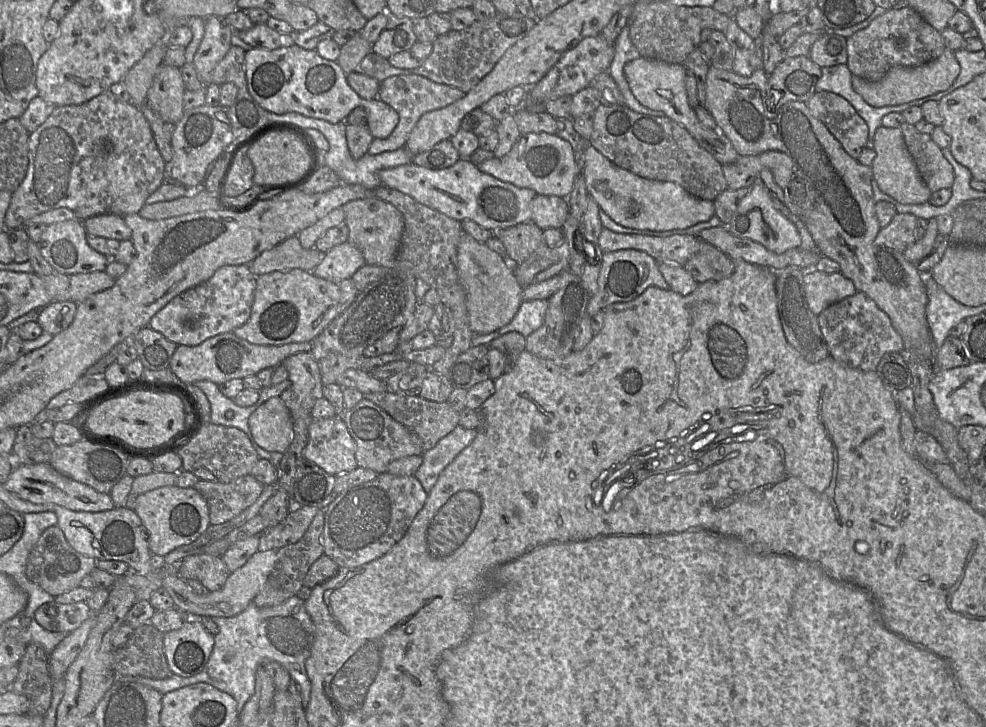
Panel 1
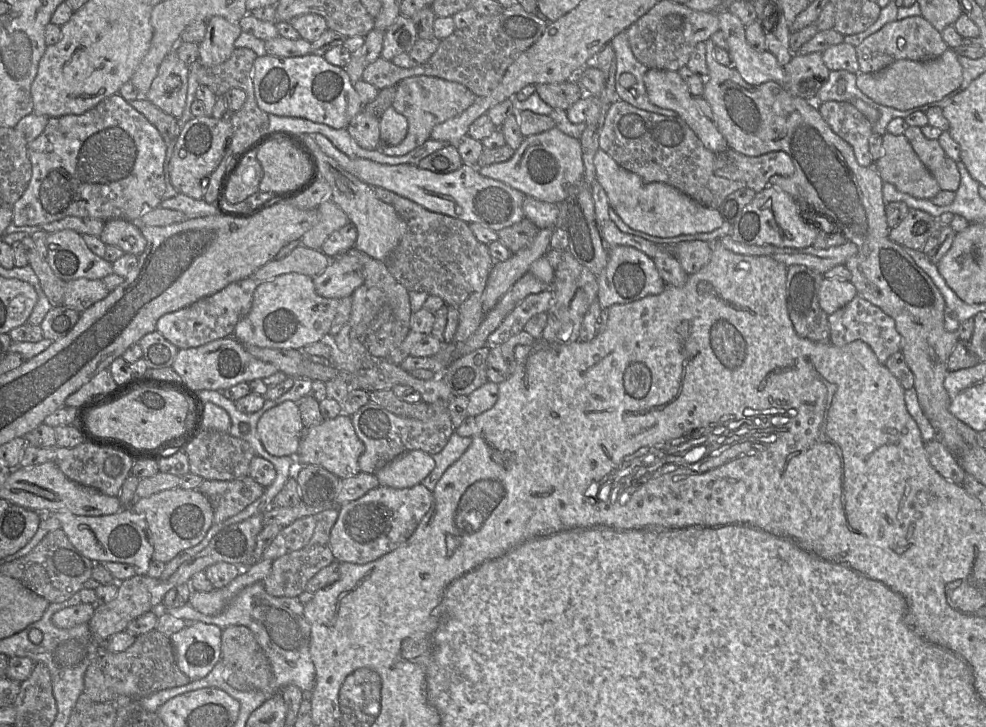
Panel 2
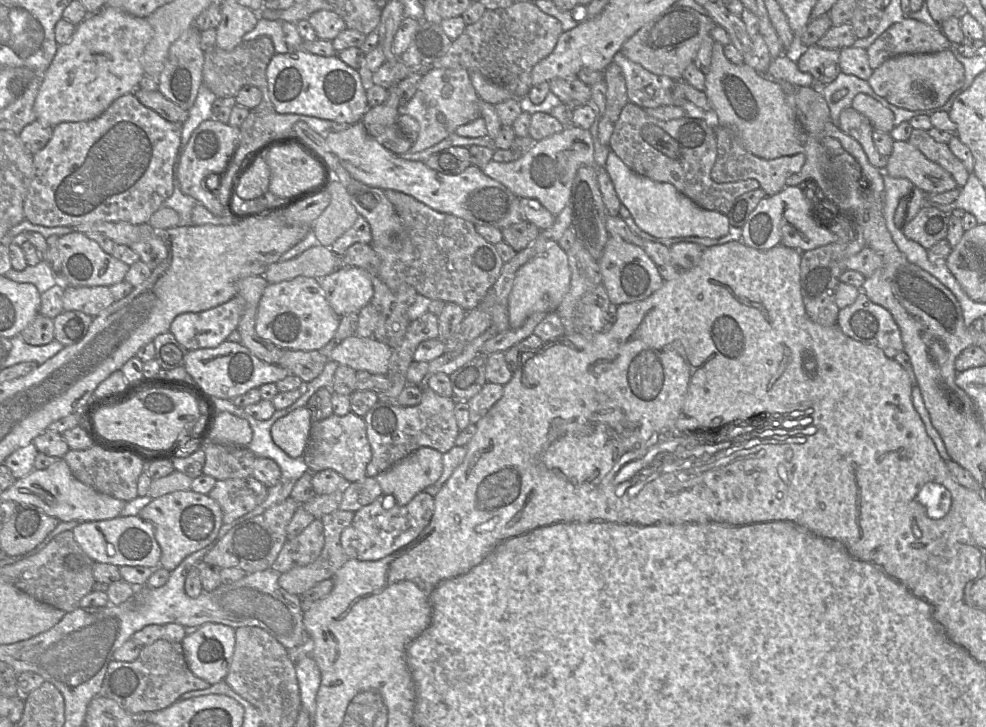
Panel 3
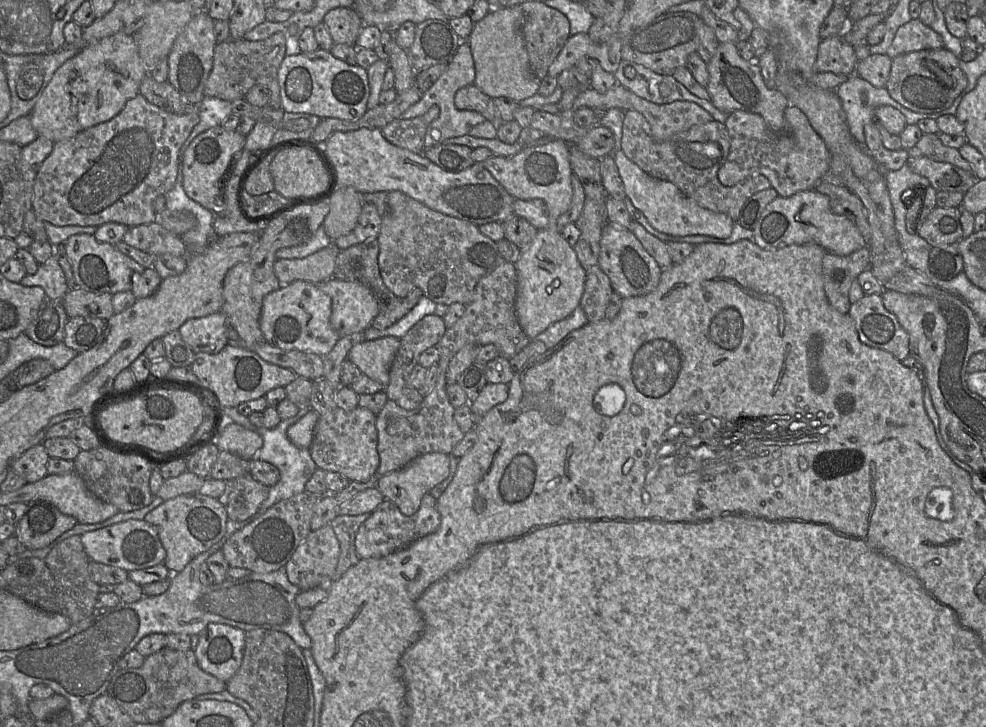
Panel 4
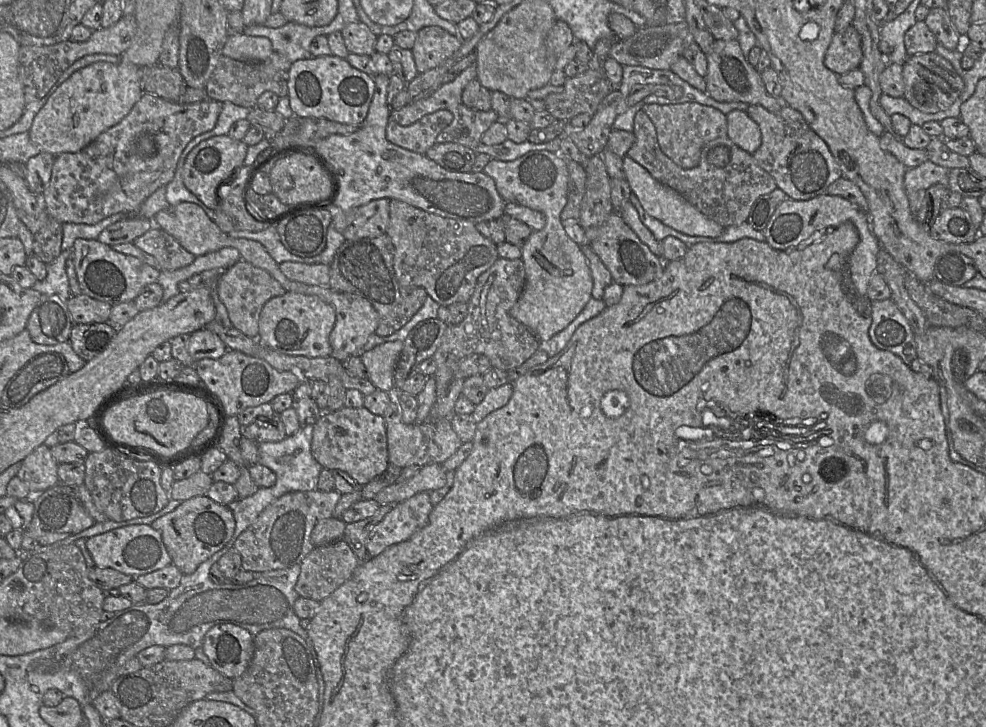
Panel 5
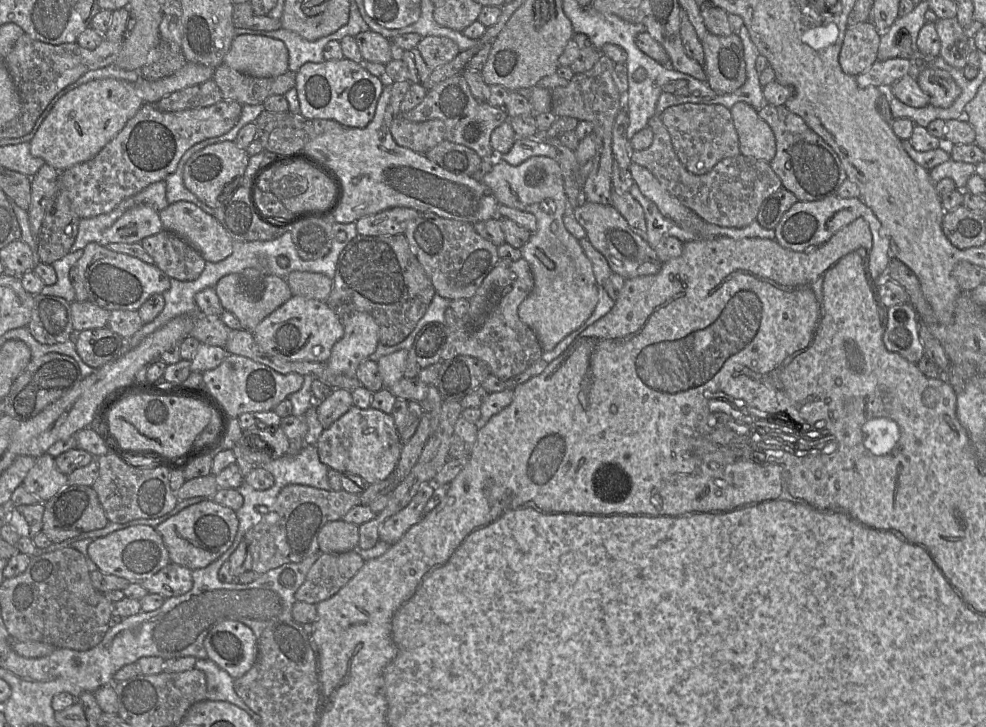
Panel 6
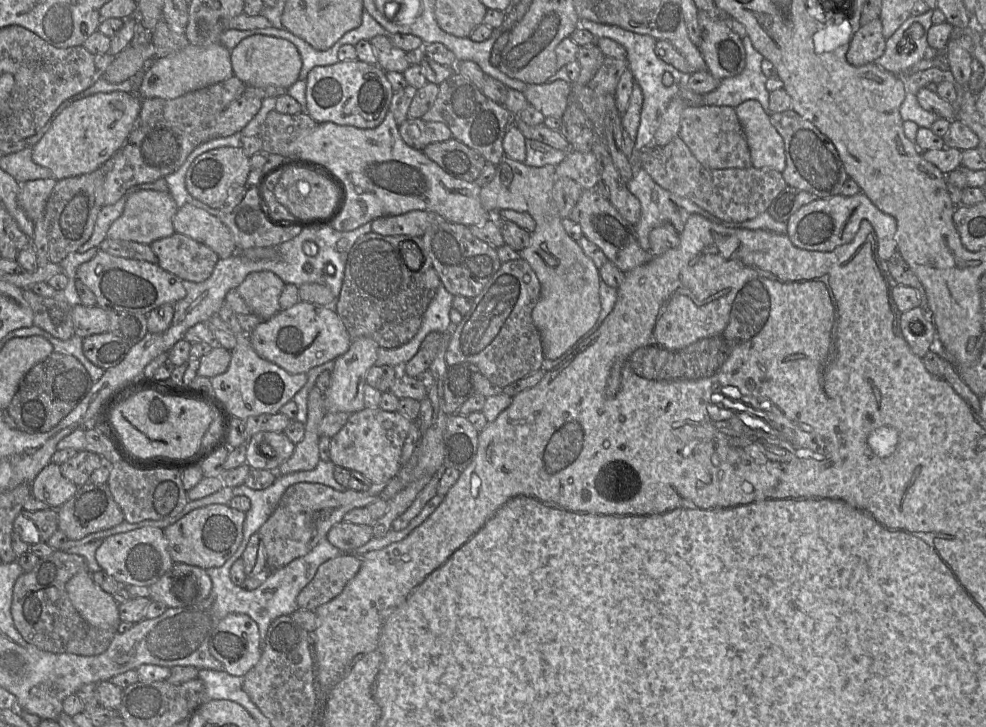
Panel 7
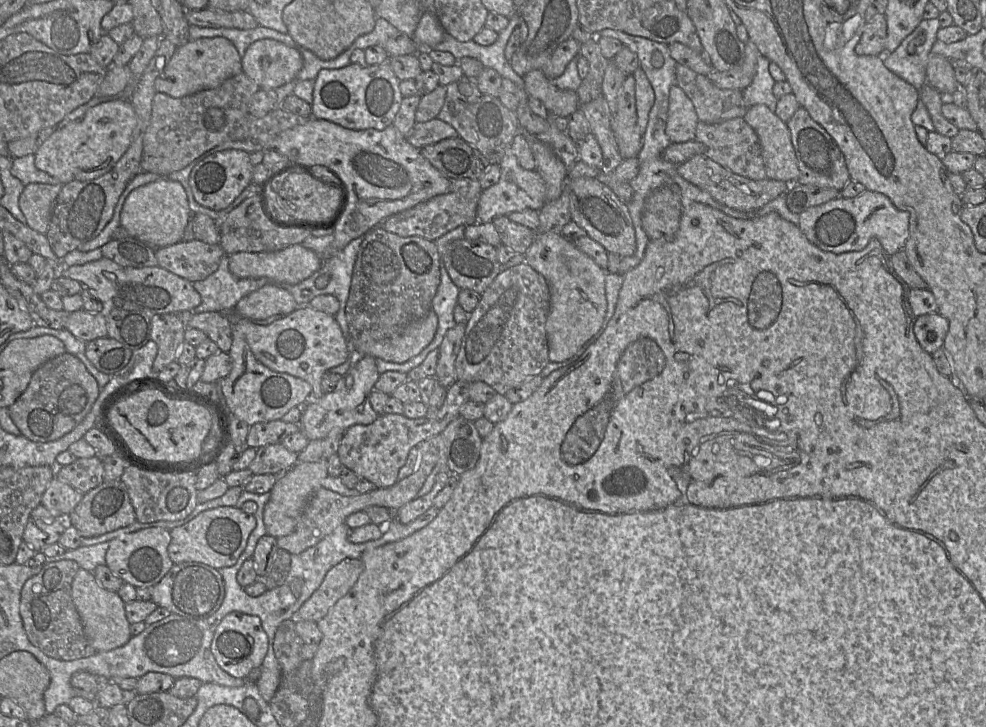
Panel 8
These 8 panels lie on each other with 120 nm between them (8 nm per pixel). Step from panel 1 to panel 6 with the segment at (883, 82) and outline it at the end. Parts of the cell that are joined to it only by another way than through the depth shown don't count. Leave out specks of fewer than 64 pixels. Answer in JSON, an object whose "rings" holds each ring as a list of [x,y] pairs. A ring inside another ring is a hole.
{"rings":[[[923,68],[916,77],[920,88],[929,96],[929,104],[947,108],[961,94],[961,88],[946,70]]]}

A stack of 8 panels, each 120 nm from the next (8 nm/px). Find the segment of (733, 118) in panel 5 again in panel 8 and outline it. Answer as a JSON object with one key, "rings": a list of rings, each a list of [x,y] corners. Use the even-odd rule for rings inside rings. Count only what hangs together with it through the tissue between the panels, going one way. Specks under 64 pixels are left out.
{"rings":[[[764,104],[750,106],[743,119],[759,138],[767,178],[797,184],[800,172],[786,123]]]}

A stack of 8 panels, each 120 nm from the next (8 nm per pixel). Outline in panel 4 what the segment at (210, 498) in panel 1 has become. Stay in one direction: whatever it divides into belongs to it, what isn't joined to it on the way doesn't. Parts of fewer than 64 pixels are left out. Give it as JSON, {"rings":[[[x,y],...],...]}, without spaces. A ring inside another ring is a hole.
{"rings":[[[245,474],[226,482],[223,494],[218,498],[227,517],[232,521],[245,521],[254,515],[269,494],[269,487]]]}

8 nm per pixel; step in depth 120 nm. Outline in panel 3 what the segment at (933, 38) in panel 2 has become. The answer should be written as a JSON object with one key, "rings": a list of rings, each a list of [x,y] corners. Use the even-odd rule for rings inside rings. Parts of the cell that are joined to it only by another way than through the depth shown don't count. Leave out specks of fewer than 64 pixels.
{"rings":[[[904,18],[894,23],[884,31],[867,49],[869,65],[872,69],[878,68],[885,61],[903,54],[931,54],[952,47],[952,44],[943,34],[941,28],[933,28],[928,24],[912,18]]]}

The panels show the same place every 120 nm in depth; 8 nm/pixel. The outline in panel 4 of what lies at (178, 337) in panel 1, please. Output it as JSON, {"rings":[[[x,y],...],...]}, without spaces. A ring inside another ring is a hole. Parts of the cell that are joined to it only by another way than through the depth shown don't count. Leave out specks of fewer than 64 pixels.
{"rings":[[[221,311],[188,319],[178,332],[194,353],[216,354],[228,344],[228,322]]]}

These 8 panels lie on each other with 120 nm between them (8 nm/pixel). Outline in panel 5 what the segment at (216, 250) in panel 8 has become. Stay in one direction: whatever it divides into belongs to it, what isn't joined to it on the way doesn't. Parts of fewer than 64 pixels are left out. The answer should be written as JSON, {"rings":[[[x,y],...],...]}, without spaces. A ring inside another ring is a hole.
{"rings":[[[157,226],[136,238],[133,244],[152,255],[157,260],[160,271],[184,268],[193,263],[196,258],[173,236]]]}

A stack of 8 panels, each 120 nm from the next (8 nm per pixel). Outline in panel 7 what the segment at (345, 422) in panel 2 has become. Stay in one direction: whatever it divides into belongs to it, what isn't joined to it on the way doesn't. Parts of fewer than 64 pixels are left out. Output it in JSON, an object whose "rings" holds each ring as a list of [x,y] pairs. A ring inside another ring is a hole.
{"rings":[[[368,408],[351,413],[340,431],[330,438],[329,457],[335,466],[357,471],[372,484],[387,483],[401,468],[400,456],[412,421],[398,412]]]}

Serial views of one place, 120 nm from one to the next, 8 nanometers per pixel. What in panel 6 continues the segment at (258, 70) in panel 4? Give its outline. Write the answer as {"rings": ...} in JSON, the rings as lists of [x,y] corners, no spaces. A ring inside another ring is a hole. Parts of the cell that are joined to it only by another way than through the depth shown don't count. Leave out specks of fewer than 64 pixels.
{"rings":[[[226,65],[215,68],[212,80],[219,87],[223,100],[234,100],[242,105],[263,104],[271,95],[285,95],[295,87],[295,74],[286,73],[268,78],[253,77]]]}

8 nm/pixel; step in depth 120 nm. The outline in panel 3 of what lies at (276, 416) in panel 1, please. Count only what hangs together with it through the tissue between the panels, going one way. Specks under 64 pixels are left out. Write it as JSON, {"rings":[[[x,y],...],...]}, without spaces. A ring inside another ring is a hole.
{"rings":[[[306,407],[297,408],[271,426],[273,442],[291,458],[302,457],[312,426]]]}

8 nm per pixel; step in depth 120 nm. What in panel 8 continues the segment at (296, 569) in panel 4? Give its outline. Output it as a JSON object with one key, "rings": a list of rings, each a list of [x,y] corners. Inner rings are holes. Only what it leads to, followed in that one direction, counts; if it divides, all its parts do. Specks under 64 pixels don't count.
{"rings":[[[347,558],[332,567],[319,588],[297,611],[296,619],[317,623],[355,585],[363,570],[361,558]]]}

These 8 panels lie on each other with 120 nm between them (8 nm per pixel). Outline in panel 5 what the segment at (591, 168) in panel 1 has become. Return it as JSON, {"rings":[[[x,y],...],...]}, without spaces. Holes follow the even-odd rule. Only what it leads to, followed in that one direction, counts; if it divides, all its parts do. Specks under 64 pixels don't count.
{"rings":[[[628,155],[622,157],[622,160],[625,179],[631,192],[637,196],[642,207],[650,216],[686,235],[717,237],[722,234],[723,226],[706,217],[676,190],[656,180],[647,169]]]}

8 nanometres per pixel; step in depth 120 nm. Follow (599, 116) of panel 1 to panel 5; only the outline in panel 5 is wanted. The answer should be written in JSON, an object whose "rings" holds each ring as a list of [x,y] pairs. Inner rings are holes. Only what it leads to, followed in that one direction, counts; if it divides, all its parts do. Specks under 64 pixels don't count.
{"rings":[[[643,110],[635,114],[632,132],[635,142],[627,155],[724,228],[746,222],[757,199],[777,188],[775,179],[757,164],[752,154],[742,150],[728,136],[706,143],[701,149],[698,165],[684,169],[662,152],[655,125]]]}

